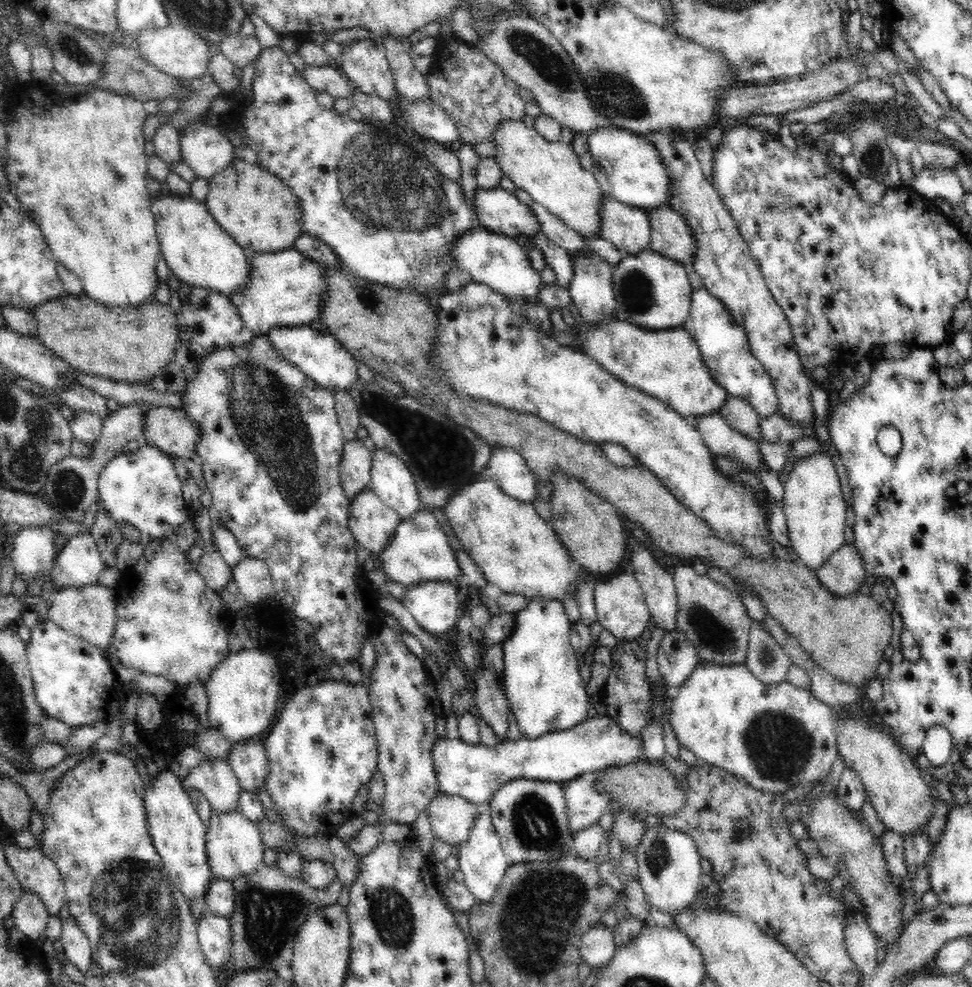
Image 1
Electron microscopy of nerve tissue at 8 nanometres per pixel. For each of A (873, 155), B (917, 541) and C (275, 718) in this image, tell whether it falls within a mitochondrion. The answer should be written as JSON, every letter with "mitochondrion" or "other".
{"A":"mitochondrion","B":"other","C":"other"}

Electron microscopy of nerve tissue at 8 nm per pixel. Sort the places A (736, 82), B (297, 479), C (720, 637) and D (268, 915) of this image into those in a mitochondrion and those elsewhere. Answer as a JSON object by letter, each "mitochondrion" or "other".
{"A":"other","B":"mitochondrion","C":"mitochondrion","D":"mitochondrion"}

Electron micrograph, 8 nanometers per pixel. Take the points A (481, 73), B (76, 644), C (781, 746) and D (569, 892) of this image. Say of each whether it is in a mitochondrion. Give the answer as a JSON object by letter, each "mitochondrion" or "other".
{"A":"other","B":"other","C":"mitochondrion","D":"mitochondrion"}

